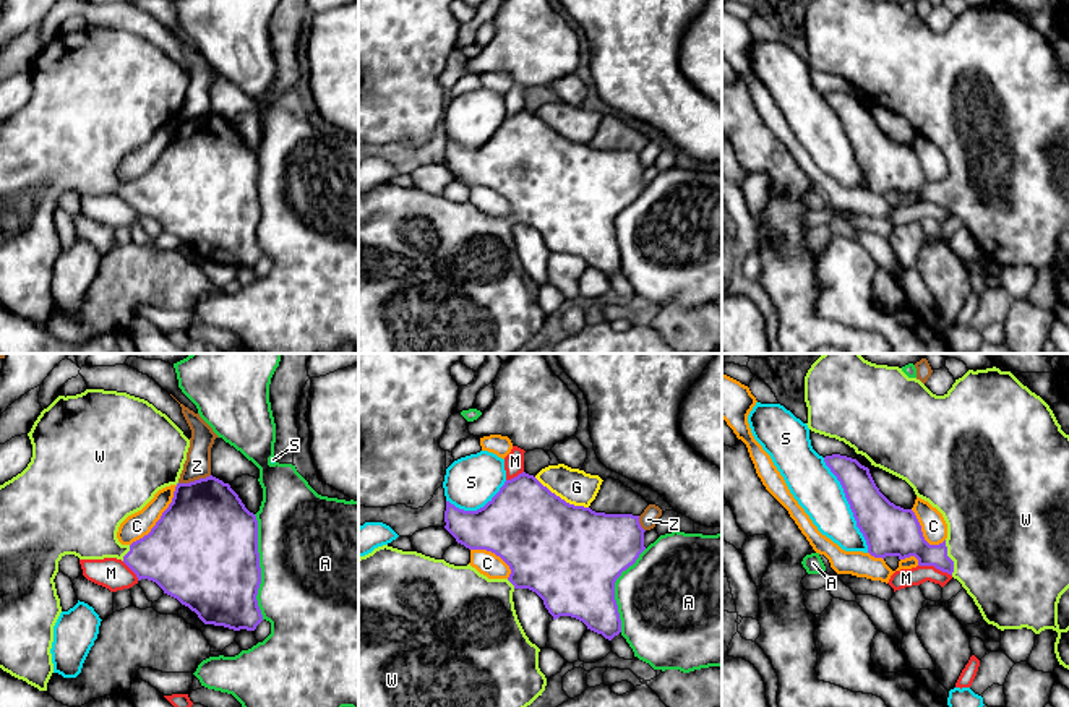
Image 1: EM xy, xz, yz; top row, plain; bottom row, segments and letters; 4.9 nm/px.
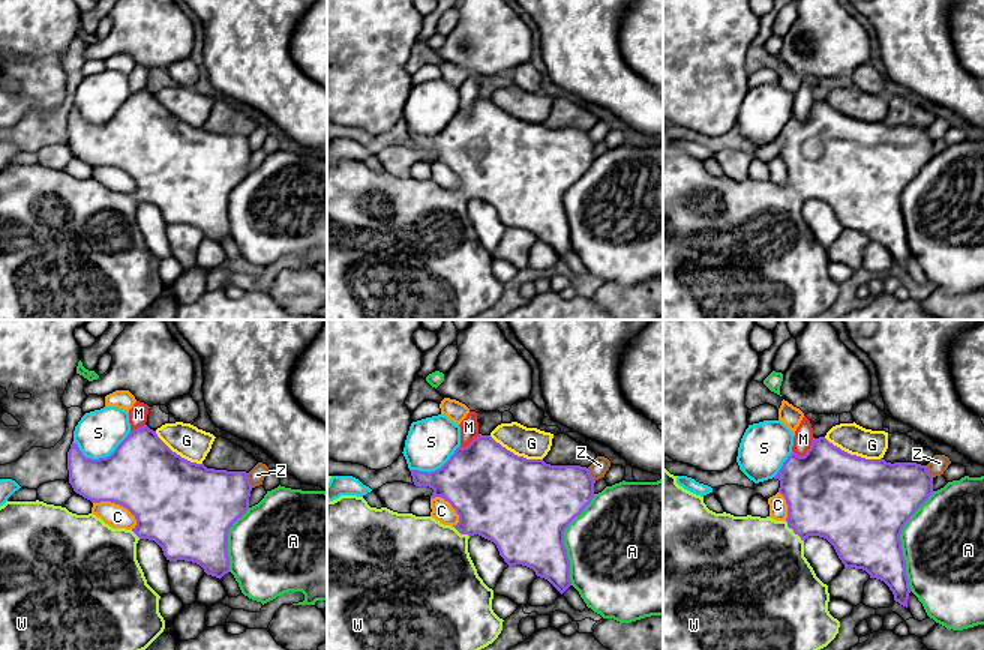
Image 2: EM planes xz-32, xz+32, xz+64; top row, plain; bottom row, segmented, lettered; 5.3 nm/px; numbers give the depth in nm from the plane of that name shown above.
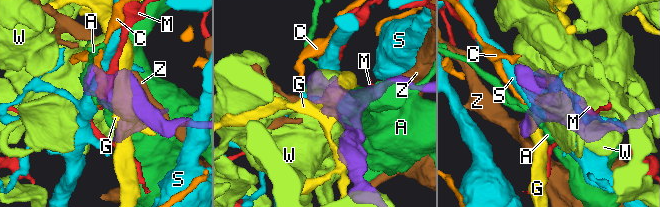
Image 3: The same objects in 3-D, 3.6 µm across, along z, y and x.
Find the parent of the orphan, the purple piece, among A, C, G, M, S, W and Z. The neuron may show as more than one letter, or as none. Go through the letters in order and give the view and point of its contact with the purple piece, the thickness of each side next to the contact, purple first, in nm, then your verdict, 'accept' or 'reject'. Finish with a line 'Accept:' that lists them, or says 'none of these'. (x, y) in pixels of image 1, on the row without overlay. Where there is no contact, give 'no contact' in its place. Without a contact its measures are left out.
A: contact xy (258, 203); calibres 480 and 480 nm; reject
C: contact xy (161, 154); calibres 500 and 120 nm; reject
G: contact xz (560, 135); calibres 480 and 170 nm; reject
M: contact yz (935, 203); calibres 240 and 100 nm; reject
S: contact yz (849, 140); calibres 260 and 220 nm; reject
W: contact yz (949, 195); calibres 190 and 480 nm; accept
Z: contact xy (195, 117); calibres 440 and 130 nm; reject
Accept: W

